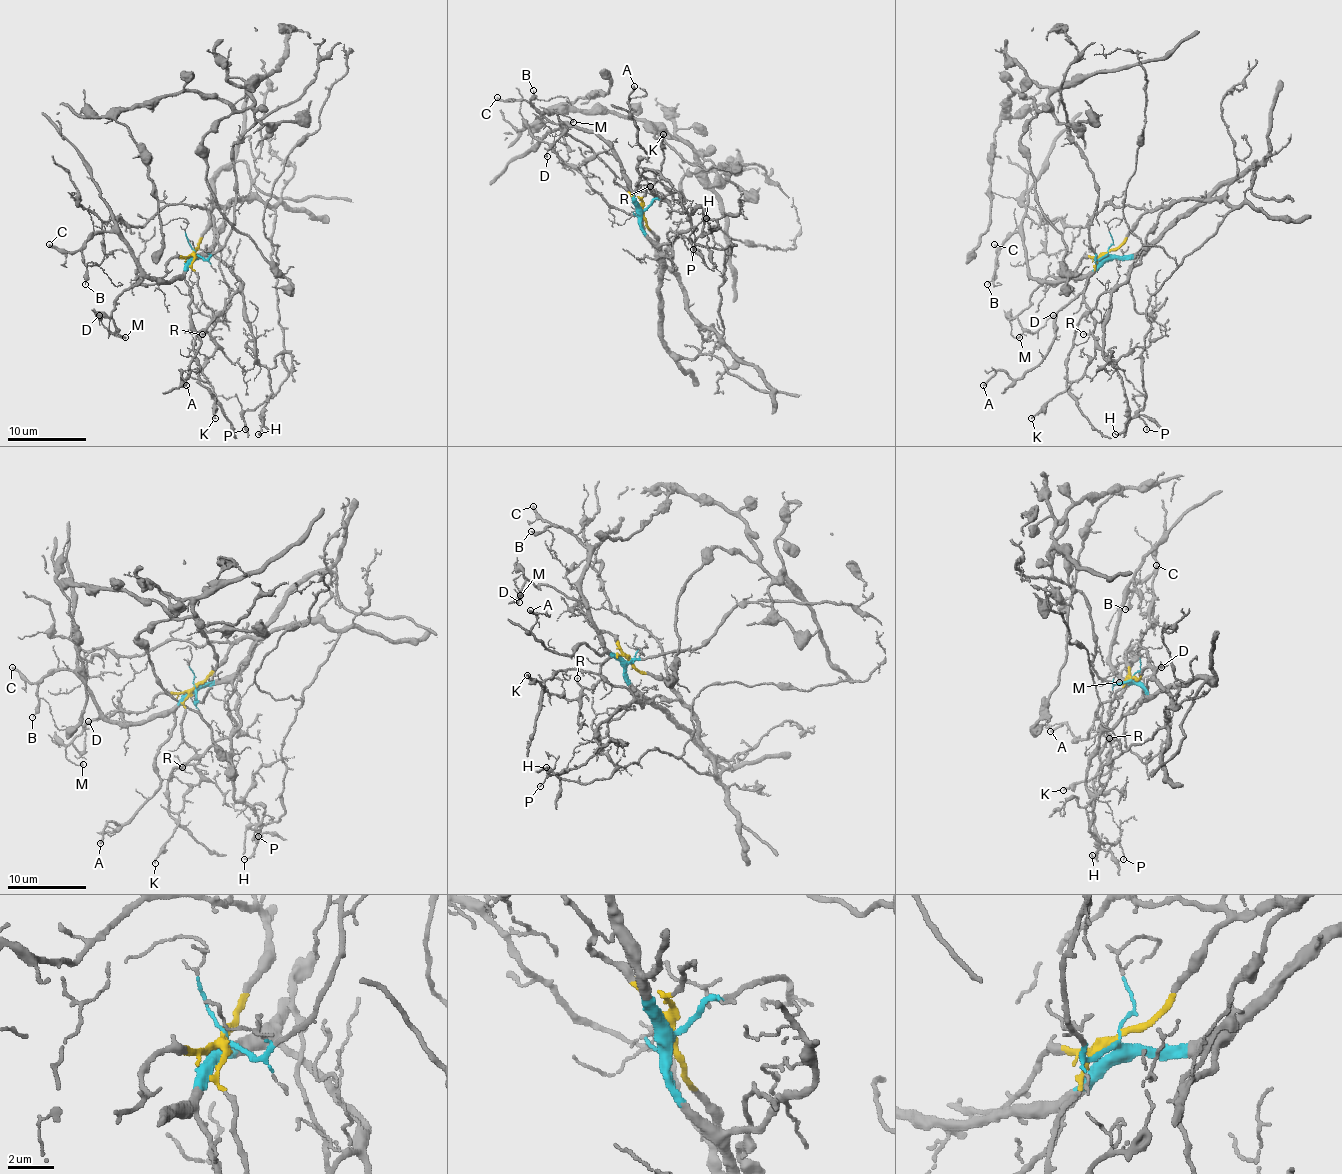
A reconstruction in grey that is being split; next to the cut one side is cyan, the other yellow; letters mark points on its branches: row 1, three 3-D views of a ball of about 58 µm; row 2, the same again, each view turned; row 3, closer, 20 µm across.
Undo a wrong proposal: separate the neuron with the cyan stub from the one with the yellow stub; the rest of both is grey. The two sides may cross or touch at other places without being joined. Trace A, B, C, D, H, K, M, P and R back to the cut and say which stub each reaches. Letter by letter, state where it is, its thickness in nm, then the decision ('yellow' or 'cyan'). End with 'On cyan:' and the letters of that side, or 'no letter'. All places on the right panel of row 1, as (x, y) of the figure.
A: at (983, 385); 200 nm thick; cyan
B: at (987, 284); 170 nm thick; cyan
C: at (994, 244); 200 nm thick; cyan
D: at (1053, 315); 130 nm thick; yellow
H: at (1115, 434); 160 nm thick; cyan
K: at (1031, 418); 150 nm thick; yellow
M: at (1019, 337); 160 nm thick; yellow
P: at (1146, 429); 110 nm thick; yellow
R: at (1083, 334); 90 nm thick; yellow
On cyan: A, B, C, H

